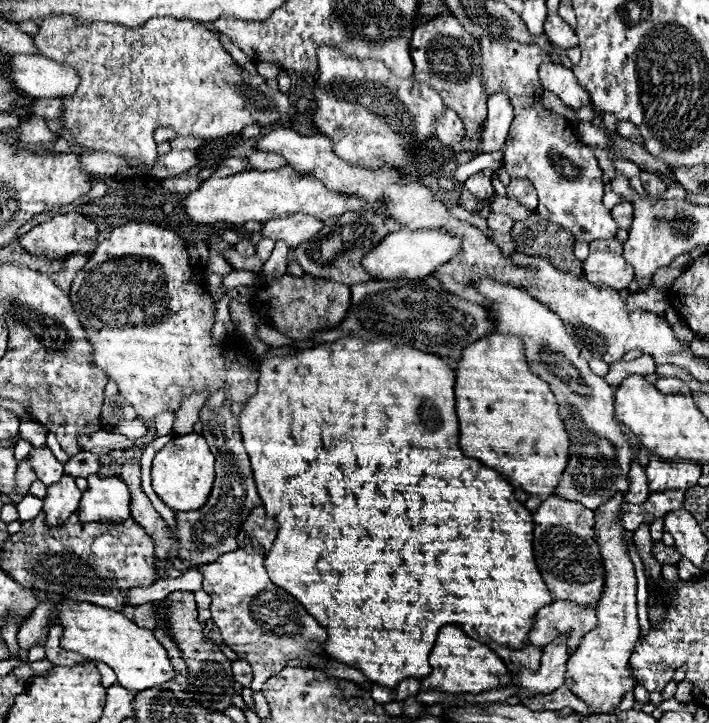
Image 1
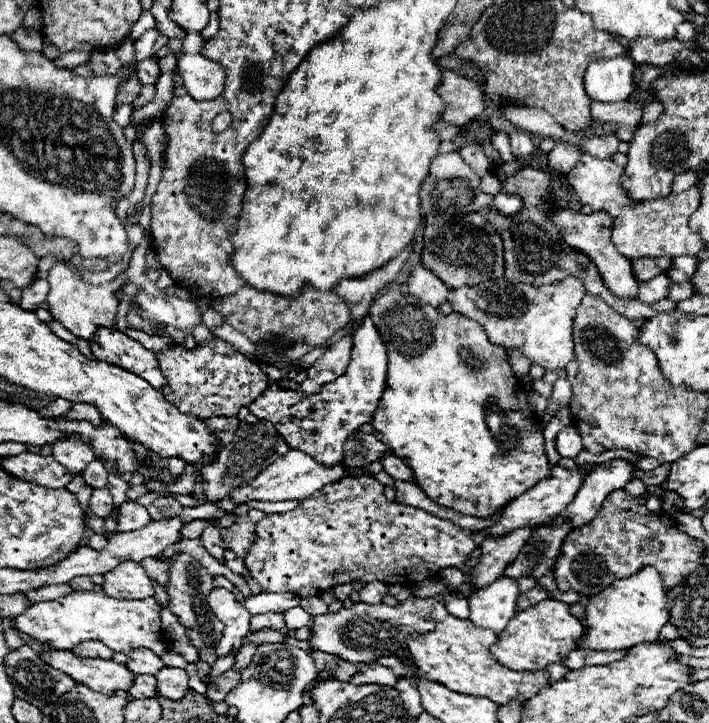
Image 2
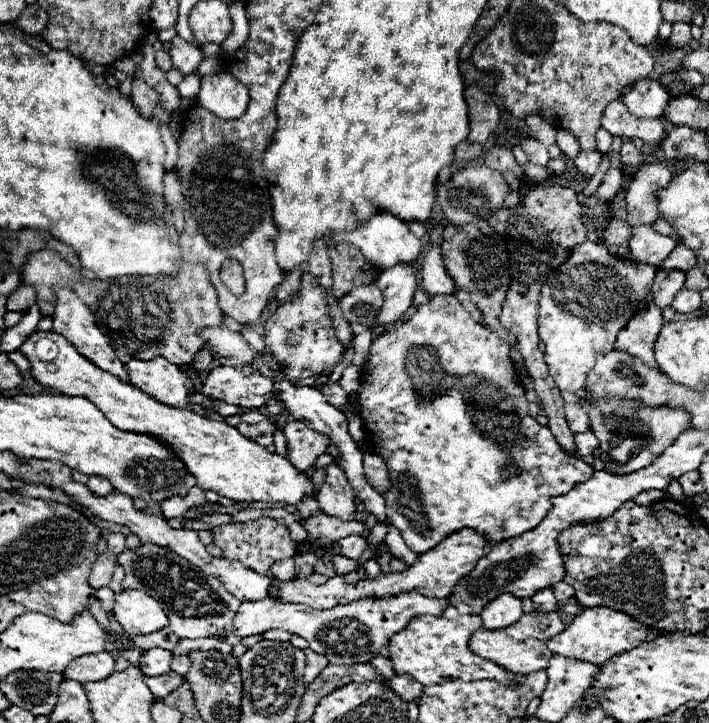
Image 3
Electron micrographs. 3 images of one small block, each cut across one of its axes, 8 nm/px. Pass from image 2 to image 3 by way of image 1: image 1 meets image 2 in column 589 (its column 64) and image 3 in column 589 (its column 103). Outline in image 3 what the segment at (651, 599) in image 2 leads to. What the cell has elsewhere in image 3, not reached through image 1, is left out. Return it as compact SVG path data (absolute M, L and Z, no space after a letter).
M594 606L594 608L582 608L576 614L576 618L568 624L568 628L560 632L560 636L554 636L552 640L548 640L548 650L560 656L586 660L600 666L606 660L610 660L610 656L640 646L644 640L648 640L648 634L650 634L650 628L634 620L630 614L606 608L606 606Z

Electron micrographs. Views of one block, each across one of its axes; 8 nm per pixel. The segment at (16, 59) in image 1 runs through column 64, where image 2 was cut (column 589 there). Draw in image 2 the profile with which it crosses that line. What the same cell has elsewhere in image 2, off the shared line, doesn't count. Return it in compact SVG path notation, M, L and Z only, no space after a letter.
M626 54L596 60L586 68L584 88L592 100L624 102L632 96L636 88L632 72L634 72L634 60Z

